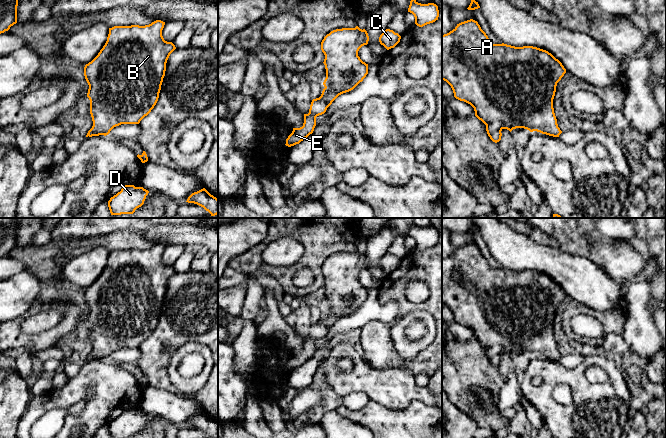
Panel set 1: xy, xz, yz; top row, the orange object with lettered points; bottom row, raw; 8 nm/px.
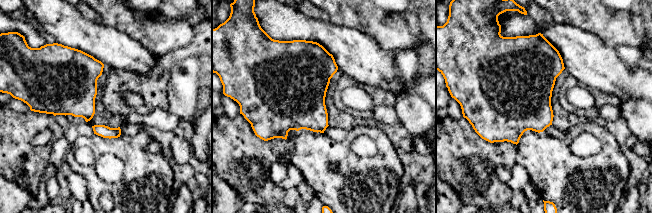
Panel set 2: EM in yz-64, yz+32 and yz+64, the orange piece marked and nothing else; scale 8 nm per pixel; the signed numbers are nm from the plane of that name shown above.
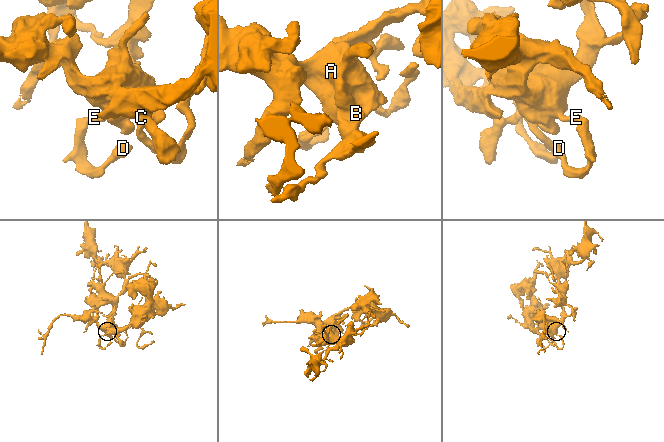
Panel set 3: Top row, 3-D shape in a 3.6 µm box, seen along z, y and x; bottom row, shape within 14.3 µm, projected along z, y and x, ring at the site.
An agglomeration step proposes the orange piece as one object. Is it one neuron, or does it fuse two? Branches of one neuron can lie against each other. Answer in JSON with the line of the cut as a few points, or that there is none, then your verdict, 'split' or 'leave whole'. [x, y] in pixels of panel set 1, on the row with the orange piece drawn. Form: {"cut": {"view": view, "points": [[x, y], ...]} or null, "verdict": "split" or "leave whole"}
{"cut": null, "verdict": "leave whole"}

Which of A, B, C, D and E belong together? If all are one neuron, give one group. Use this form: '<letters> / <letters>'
A B C D E

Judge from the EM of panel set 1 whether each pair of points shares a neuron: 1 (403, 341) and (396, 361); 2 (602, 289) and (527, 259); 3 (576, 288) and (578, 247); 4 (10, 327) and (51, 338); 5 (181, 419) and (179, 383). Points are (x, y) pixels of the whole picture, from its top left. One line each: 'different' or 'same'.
1: different
2: same
3: different
4: same
5: different

